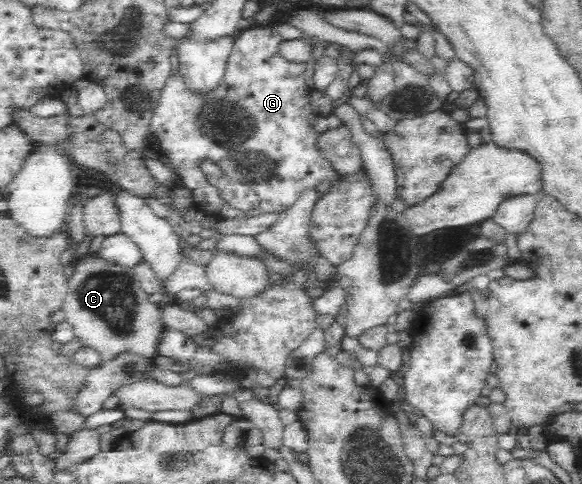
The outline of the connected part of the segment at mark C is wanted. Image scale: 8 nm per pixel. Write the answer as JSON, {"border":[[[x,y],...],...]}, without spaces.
{"border":[[[90,253],[76,260],[68,283],[69,291],[61,308],[65,321],[72,325],[75,339],[94,350],[101,363],[126,352],[150,359],[158,355],[157,340],[164,329],[158,305],[148,301],[134,268],[106,263]]]}

